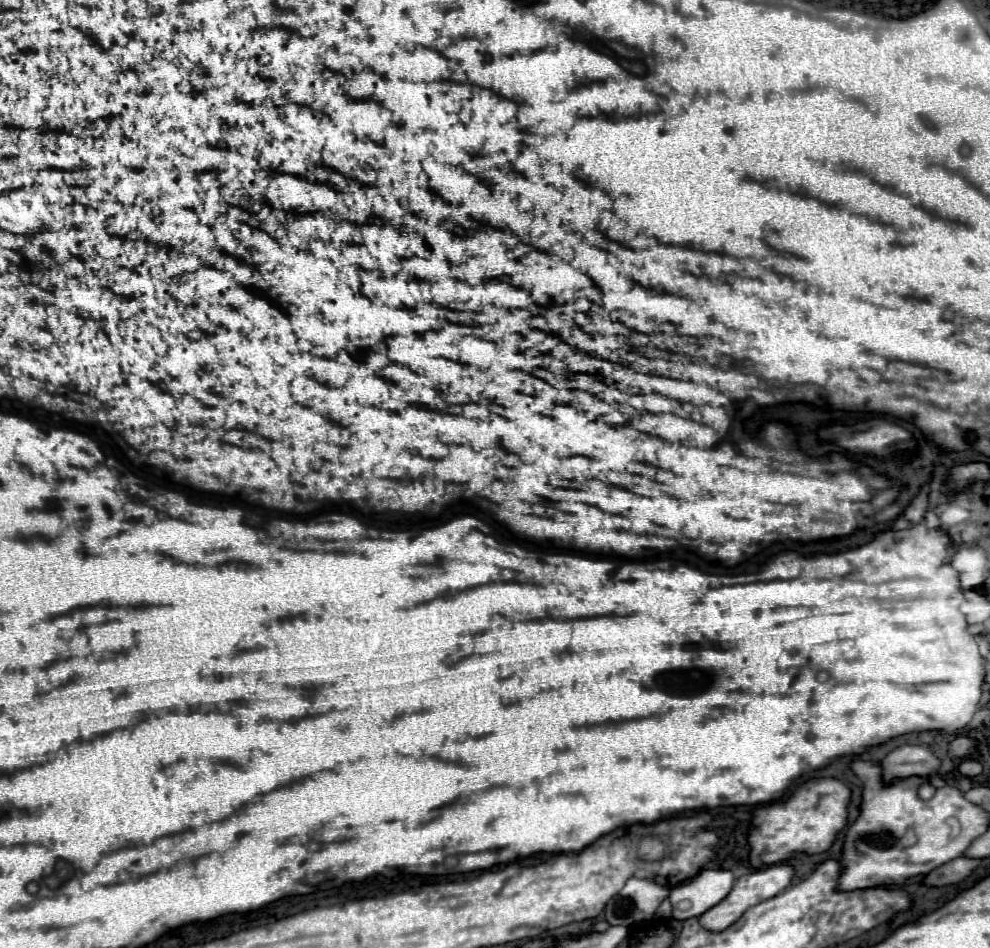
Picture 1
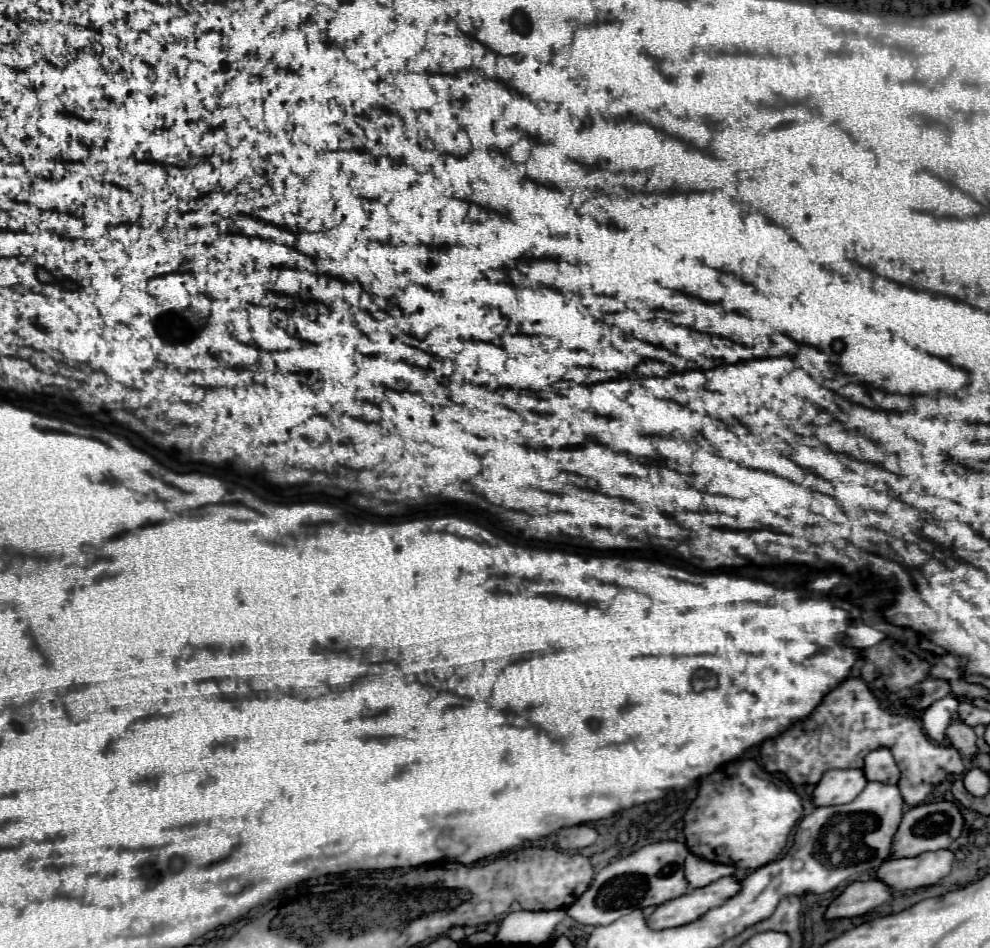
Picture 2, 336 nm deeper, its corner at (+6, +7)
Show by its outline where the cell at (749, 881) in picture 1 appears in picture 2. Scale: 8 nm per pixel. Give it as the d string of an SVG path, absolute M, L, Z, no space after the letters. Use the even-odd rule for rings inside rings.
M722 877L706 887L692 889L686 895L656 907L652 915L648 915L646 923L650 929L656 929L656 931L686 925L690 921L696 921L702 913L710 911L712 907L718 907L724 901L728 901L738 889L740 889L740 883L736 877Z

